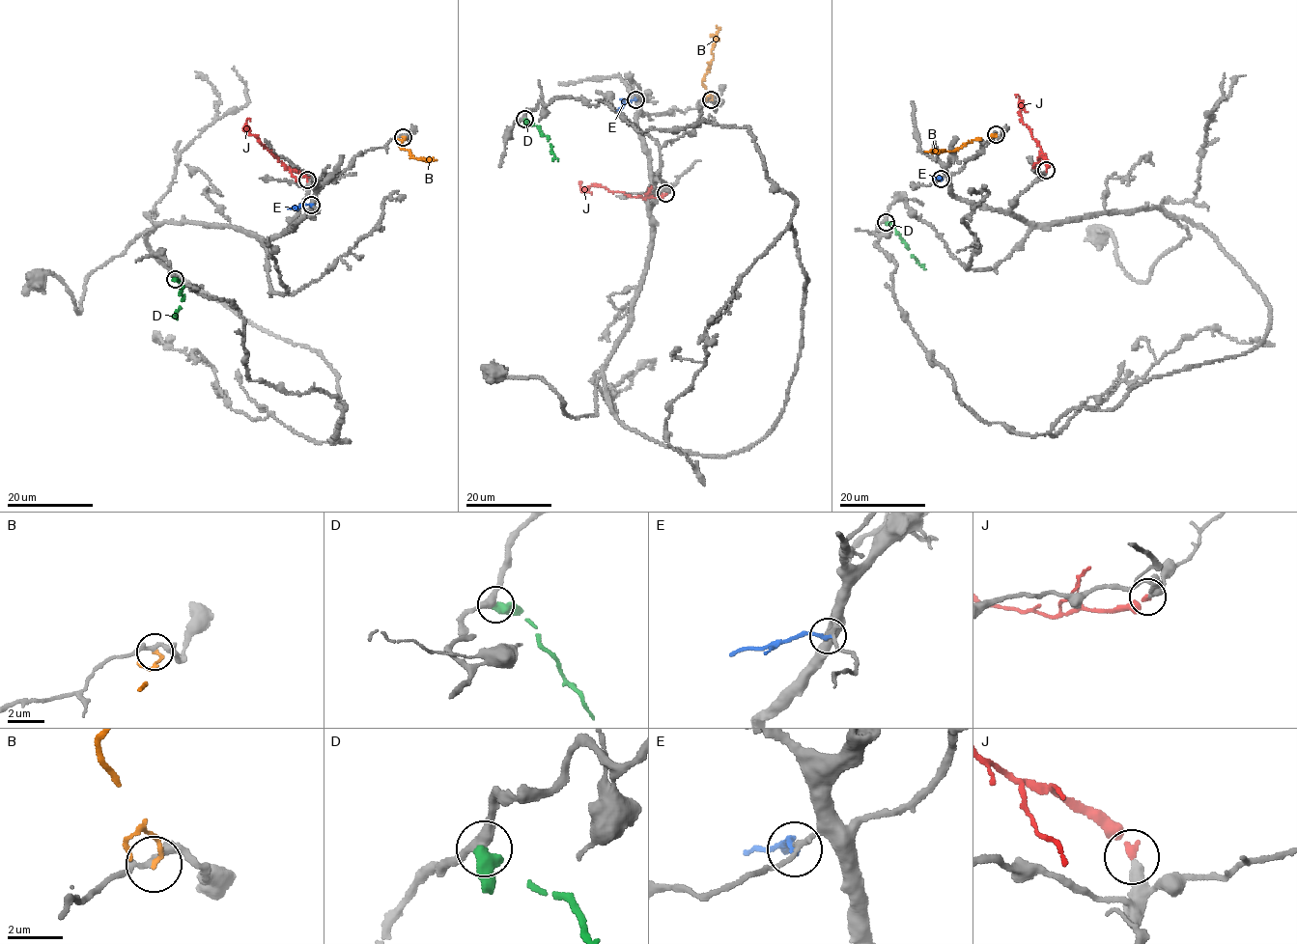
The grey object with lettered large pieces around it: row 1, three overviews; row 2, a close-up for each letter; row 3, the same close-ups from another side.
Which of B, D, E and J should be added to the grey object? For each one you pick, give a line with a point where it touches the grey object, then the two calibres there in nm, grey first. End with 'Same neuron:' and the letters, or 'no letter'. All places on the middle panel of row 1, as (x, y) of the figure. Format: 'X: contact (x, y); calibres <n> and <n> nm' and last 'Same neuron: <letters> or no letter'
J: contact (665, 193); calibres 360 and 240 nm
Same neuron: J

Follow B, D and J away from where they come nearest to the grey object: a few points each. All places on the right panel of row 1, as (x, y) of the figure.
B: (996, 134), (965, 142), (954, 152), (925, 152)
D: (885, 223), (892, 225), (912, 255), (924, 268)
J: (1046, 170), (1047, 162), (1037, 142), (1018, 112), (1019, 97), (1017, 96)

